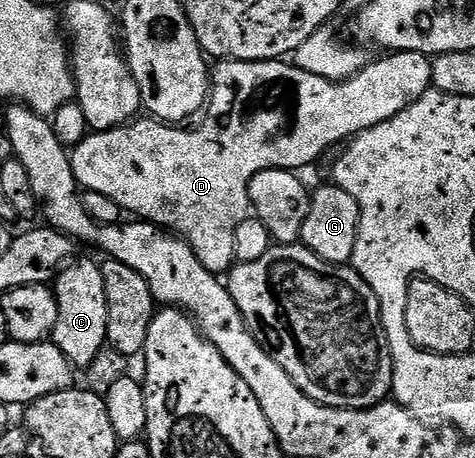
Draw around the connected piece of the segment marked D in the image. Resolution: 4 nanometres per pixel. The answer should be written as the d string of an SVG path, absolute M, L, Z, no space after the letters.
M391 51L383 55L380 61L374 61L372 60L364 65L361 71L357 71L351 77L346 77L343 81L330 81L321 75L313 75L309 71L300 69L298 65L288 63L283 59L278 61L218 62L213 69L211 95L207 108L201 117L203 122L196 129L187 130L187 127L164 125L154 119L146 119L147 121L136 119L130 125L121 129L110 129L104 133L88 132L86 139L70 150L75 184L86 191L97 191L100 195L109 195L109 199L113 199L113 203L122 207L124 214L157 225L160 230L170 231L172 234L178 235L187 242L187 246L195 252L197 259L201 259L201 263L210 273L226 274L236 264L233 249L233 231L237 231L237 226L248 217L253 209L249 199L249 183L253 179L253 175L257 175L266 169L303 171L306 165L313 164L322 153L329 152L334 145L340 144L339 146L342 146L348 139L358 137L369 127L377 127L377 123L385 123L385 119L393 119L393 115L401 115L401 111L405 111L405 107L417 103L417 99L421 99L421 95L425 95L427 90L432 88L431 61L426 53L396 53Z

